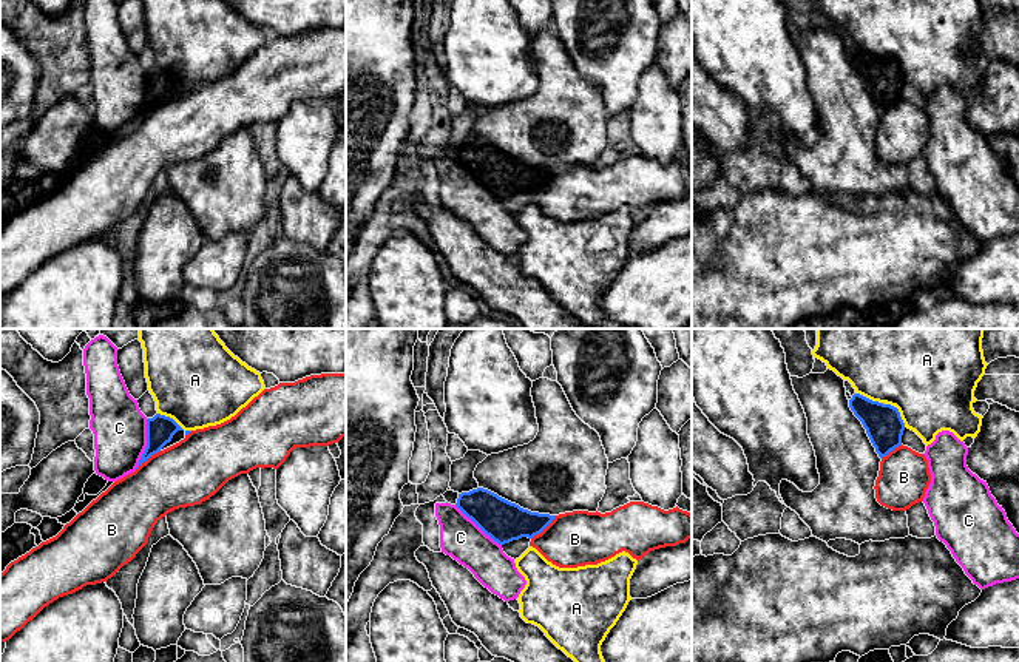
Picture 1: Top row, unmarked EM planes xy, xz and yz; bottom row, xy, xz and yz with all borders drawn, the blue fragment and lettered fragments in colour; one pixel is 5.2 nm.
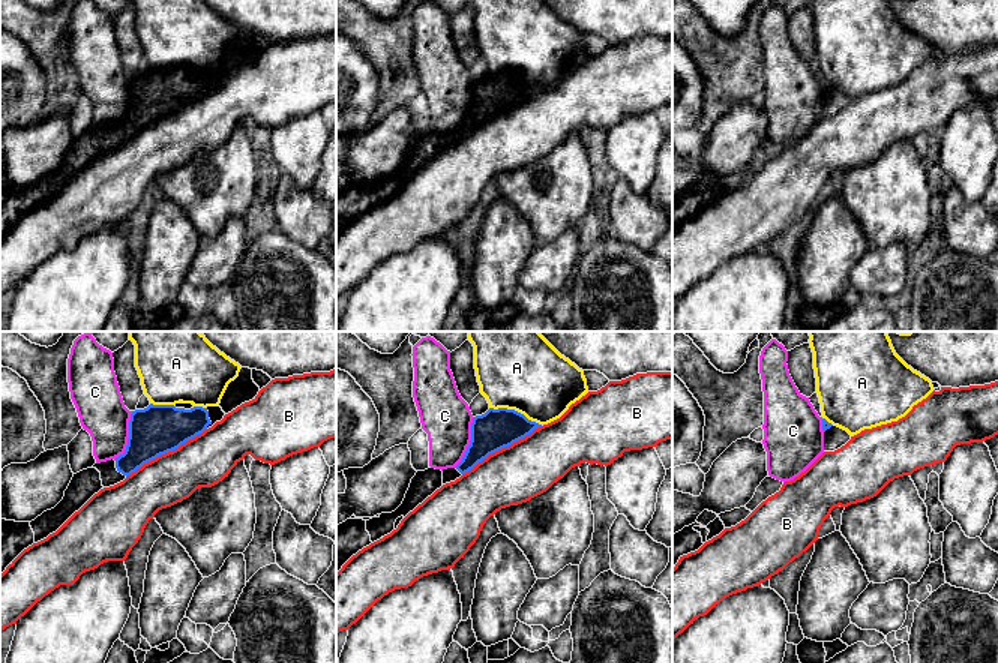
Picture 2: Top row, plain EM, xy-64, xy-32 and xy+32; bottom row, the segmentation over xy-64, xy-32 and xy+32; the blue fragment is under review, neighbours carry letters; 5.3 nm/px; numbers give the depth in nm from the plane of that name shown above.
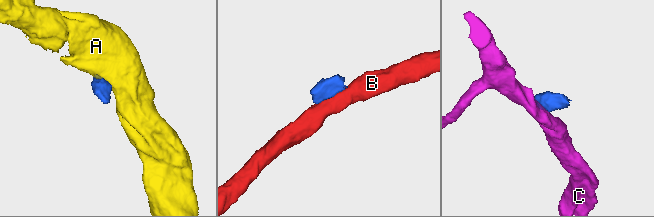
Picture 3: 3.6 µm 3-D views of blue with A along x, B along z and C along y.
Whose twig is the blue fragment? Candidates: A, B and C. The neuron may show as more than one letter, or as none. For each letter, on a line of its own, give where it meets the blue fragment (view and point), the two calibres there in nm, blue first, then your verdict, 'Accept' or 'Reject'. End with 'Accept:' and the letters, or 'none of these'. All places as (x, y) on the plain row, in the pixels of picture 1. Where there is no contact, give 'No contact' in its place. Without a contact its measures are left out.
A: Touches blue at xy (173, 74). Thickness 140 nm (blue) against 440 nm. Reject
B: Touches blue at xz (544, 182). Thickness 220 nm (blue) against 280 nm. Accept
C: Touches blue at xy (147, 97). Thickness 140 nm (blue) against 280 nm. Reject
Accept: B

